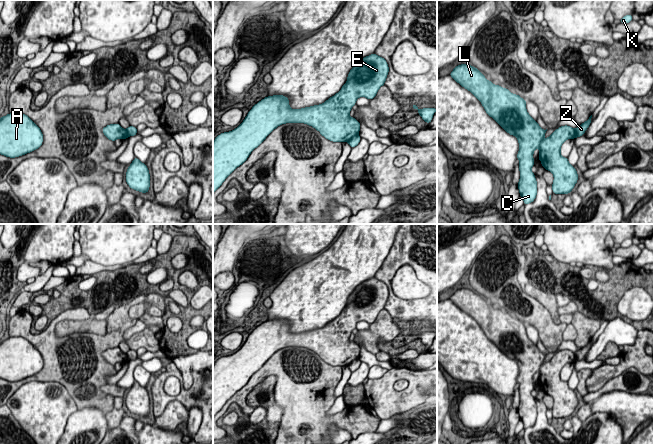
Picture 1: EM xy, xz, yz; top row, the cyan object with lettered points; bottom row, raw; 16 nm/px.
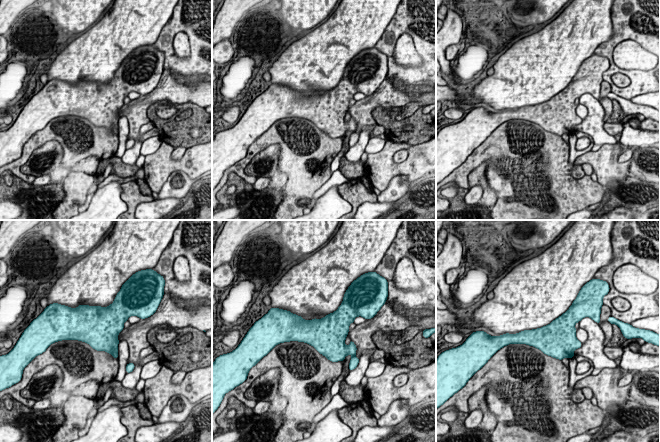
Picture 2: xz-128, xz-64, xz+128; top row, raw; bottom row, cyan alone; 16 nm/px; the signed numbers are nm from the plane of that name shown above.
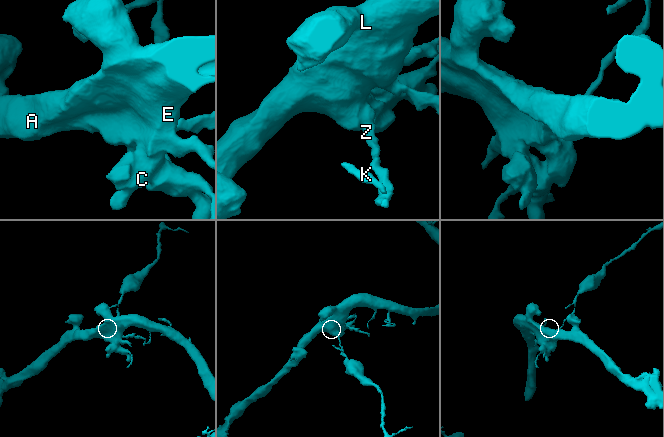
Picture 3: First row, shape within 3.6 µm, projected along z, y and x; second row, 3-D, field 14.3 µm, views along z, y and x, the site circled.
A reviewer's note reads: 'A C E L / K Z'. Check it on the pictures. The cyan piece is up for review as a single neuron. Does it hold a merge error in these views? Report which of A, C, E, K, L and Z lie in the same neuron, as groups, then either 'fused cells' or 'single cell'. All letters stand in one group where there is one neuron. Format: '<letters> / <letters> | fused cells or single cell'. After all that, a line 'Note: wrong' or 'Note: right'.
A C E L / K Z | fused cells
Note: right

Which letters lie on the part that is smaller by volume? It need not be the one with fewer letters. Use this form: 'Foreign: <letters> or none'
Foreign: K, Z

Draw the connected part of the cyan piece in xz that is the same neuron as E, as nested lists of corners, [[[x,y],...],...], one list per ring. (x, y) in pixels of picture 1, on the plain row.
[[[375,277],[359,284],[348,297],[347,305],[341,314],[323,328],[292,333],[289,323],[283,319],[267,320],[248,336],[243,346],[234,354],[219,358],[213,365],[213,417],[225,403],[257,372],[278,350],[286,347],[304,347],[312,350],[322,360],[332,366],[348,366],[359,358],[360,346],[350,341],[350,335],[359,321],[369,324],[375,322],[378,314],[385,308],[389,291],[387,285]]]

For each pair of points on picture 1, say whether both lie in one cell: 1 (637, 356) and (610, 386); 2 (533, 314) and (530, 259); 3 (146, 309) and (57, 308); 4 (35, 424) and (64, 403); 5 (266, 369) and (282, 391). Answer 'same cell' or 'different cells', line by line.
1: same cell
2: different cells
3: different cells
4: same cell
5: same cell

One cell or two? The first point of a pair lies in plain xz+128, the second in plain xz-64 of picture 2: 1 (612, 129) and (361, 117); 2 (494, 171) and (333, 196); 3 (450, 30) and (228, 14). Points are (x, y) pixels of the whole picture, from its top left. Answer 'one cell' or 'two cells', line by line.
1: one cell
2: two cells
3: one cell

